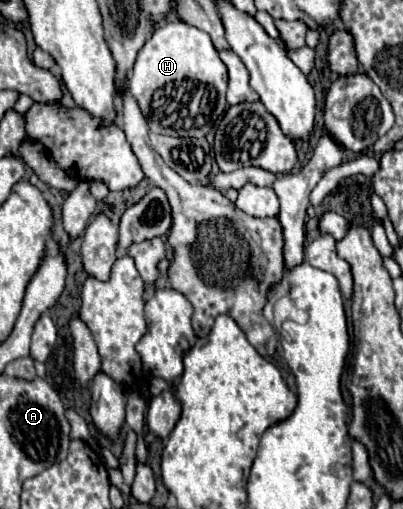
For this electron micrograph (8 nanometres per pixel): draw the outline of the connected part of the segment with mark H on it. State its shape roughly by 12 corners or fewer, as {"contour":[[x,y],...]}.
{"contour":[[162,24],[130,94],[152,132],[204,138],[228,110],[210,36]]}

